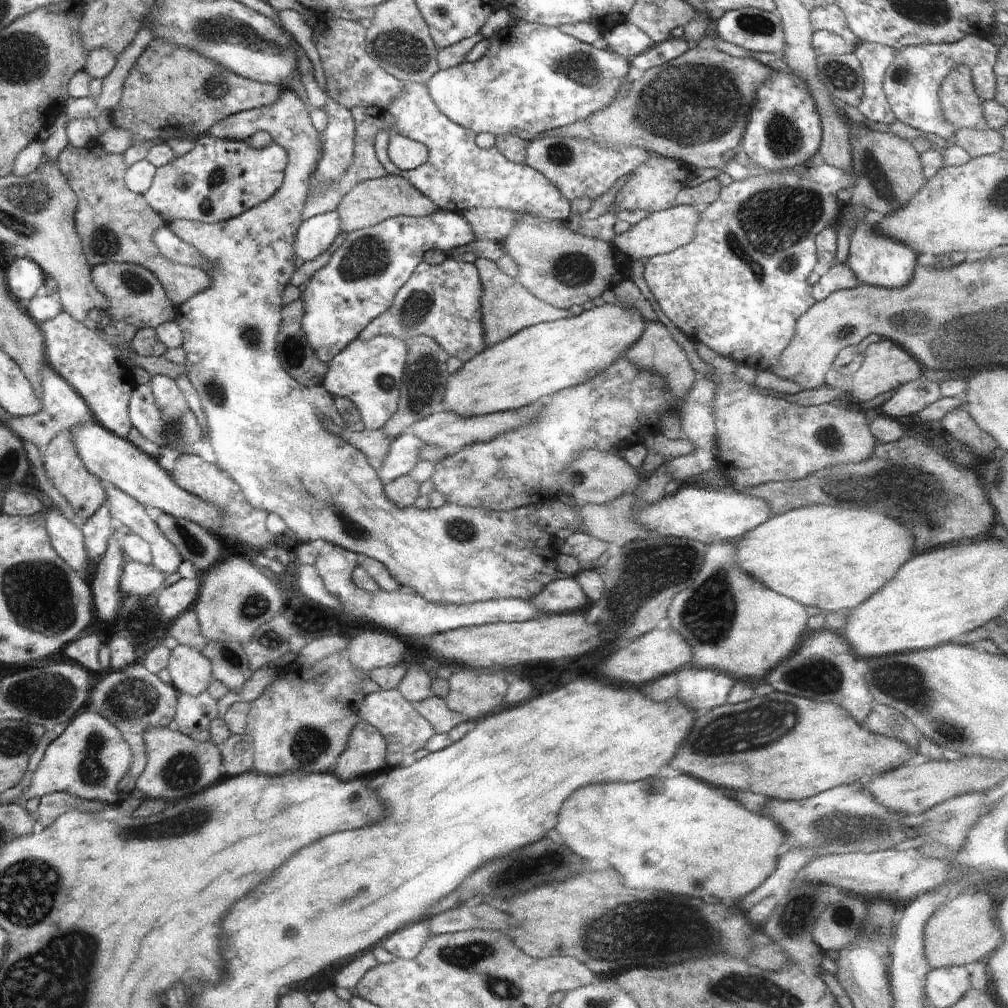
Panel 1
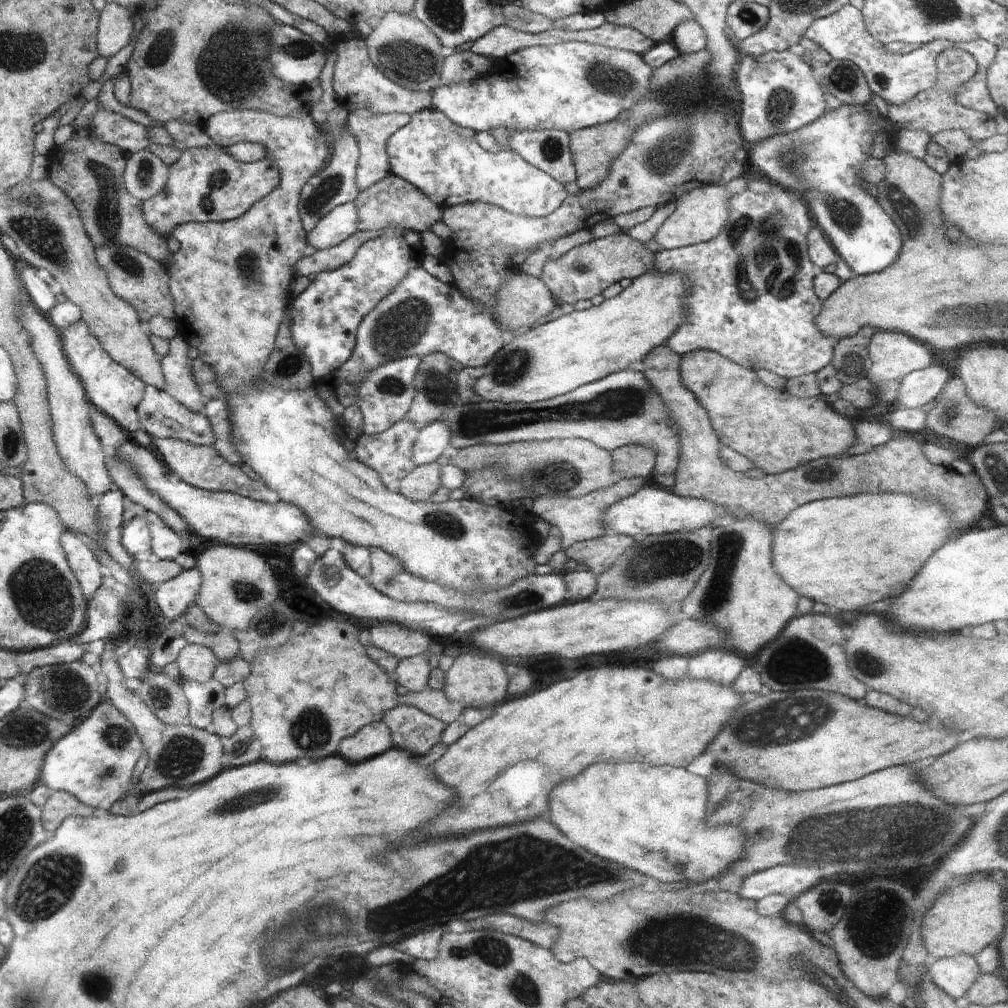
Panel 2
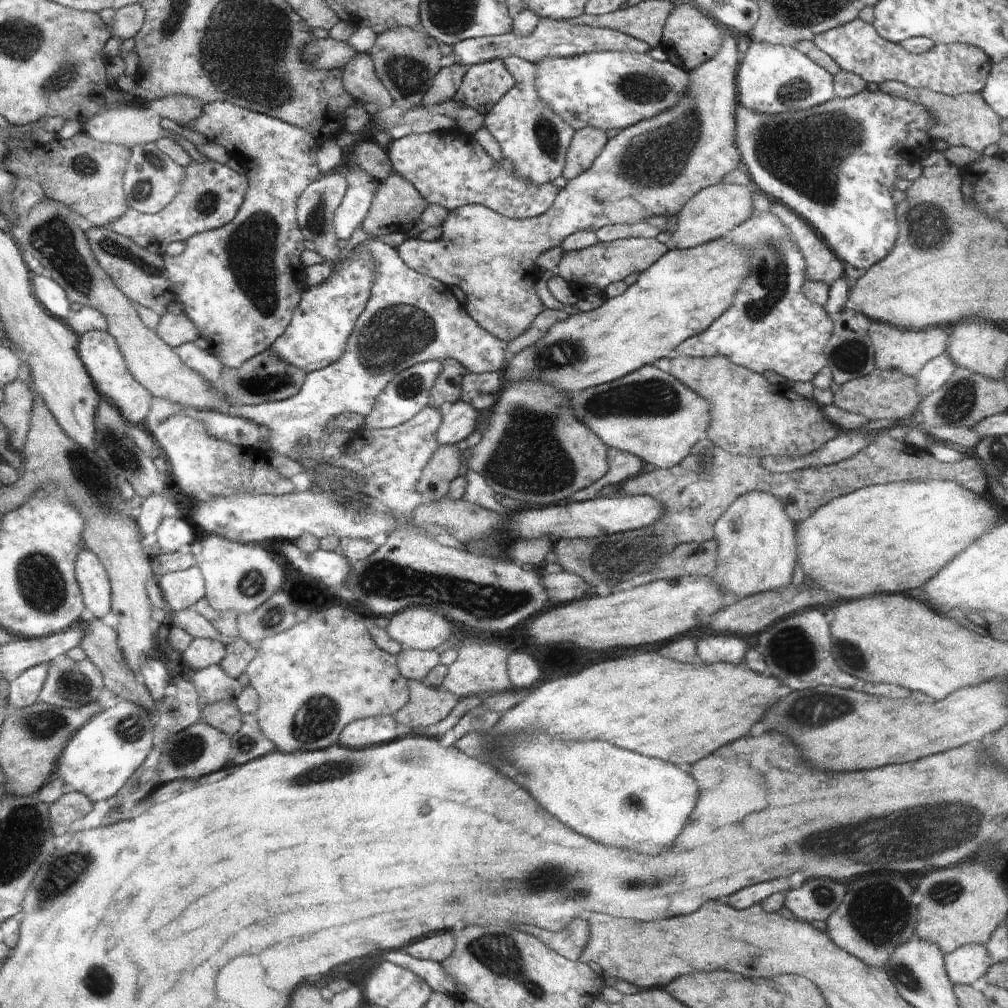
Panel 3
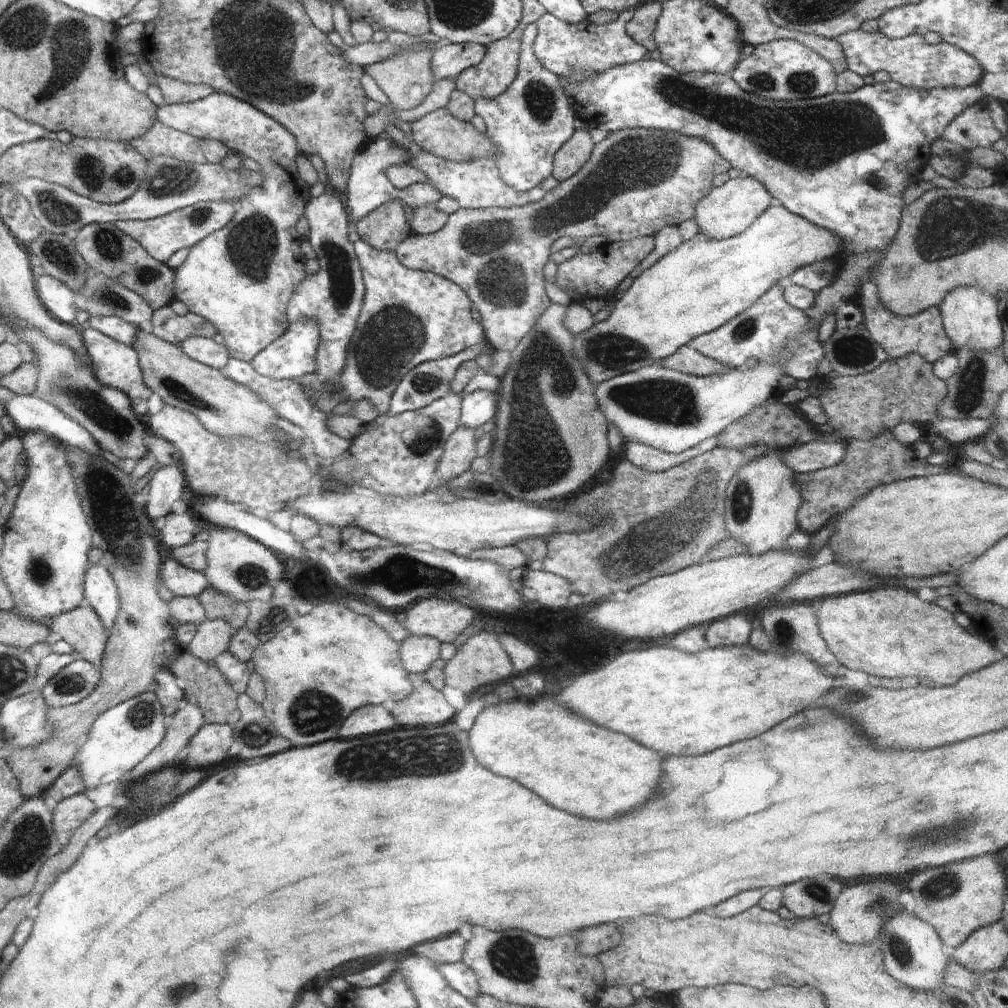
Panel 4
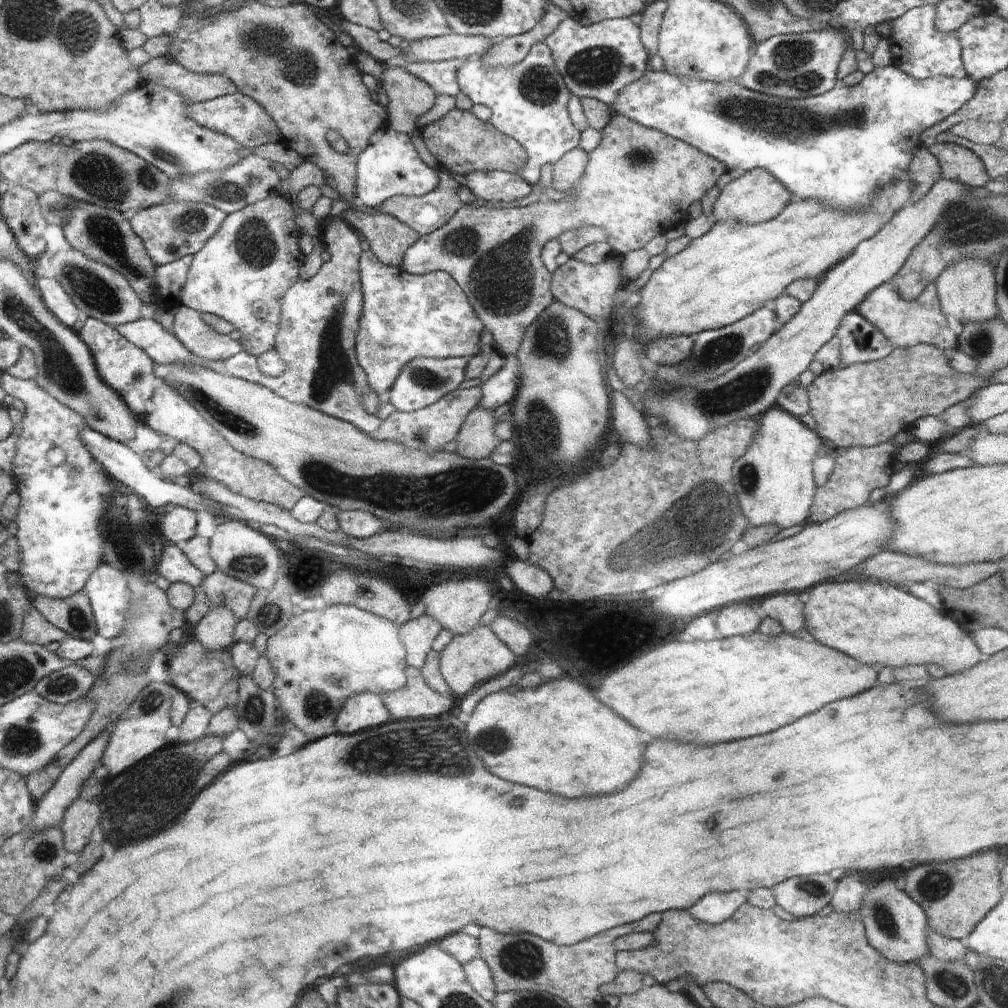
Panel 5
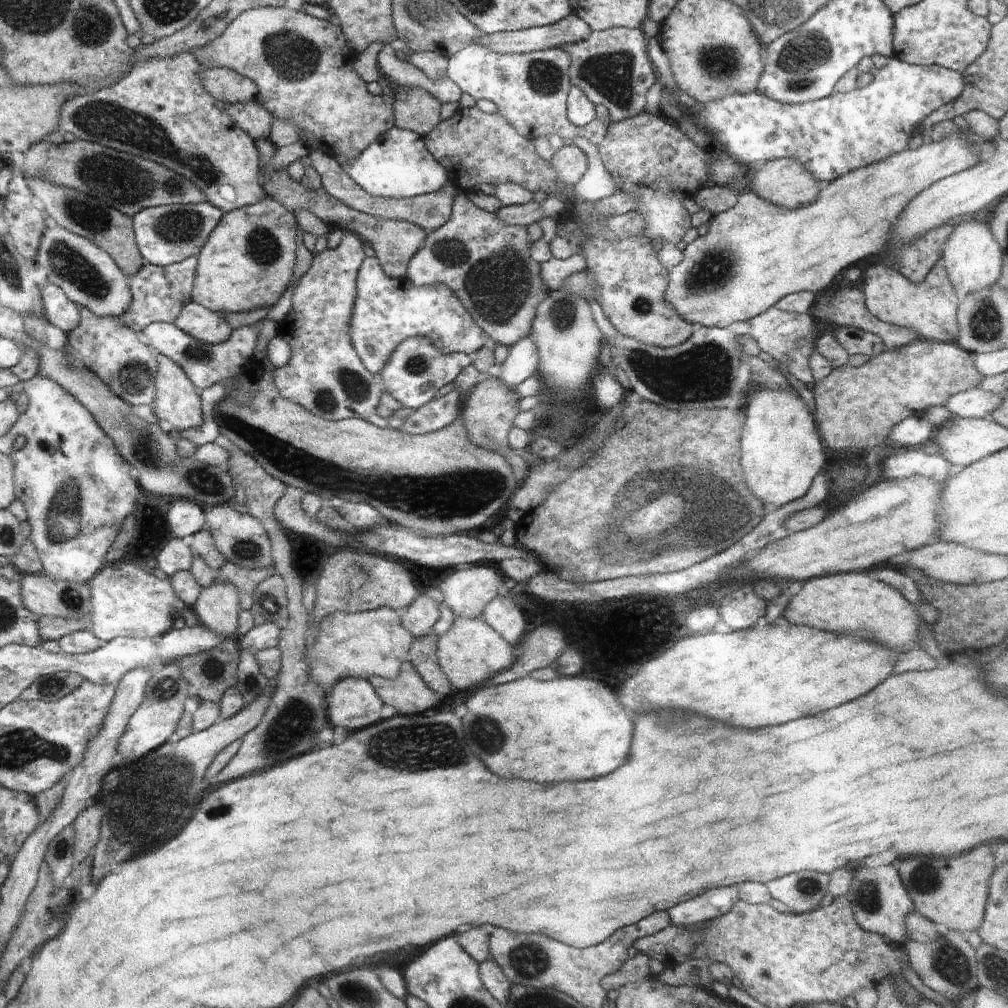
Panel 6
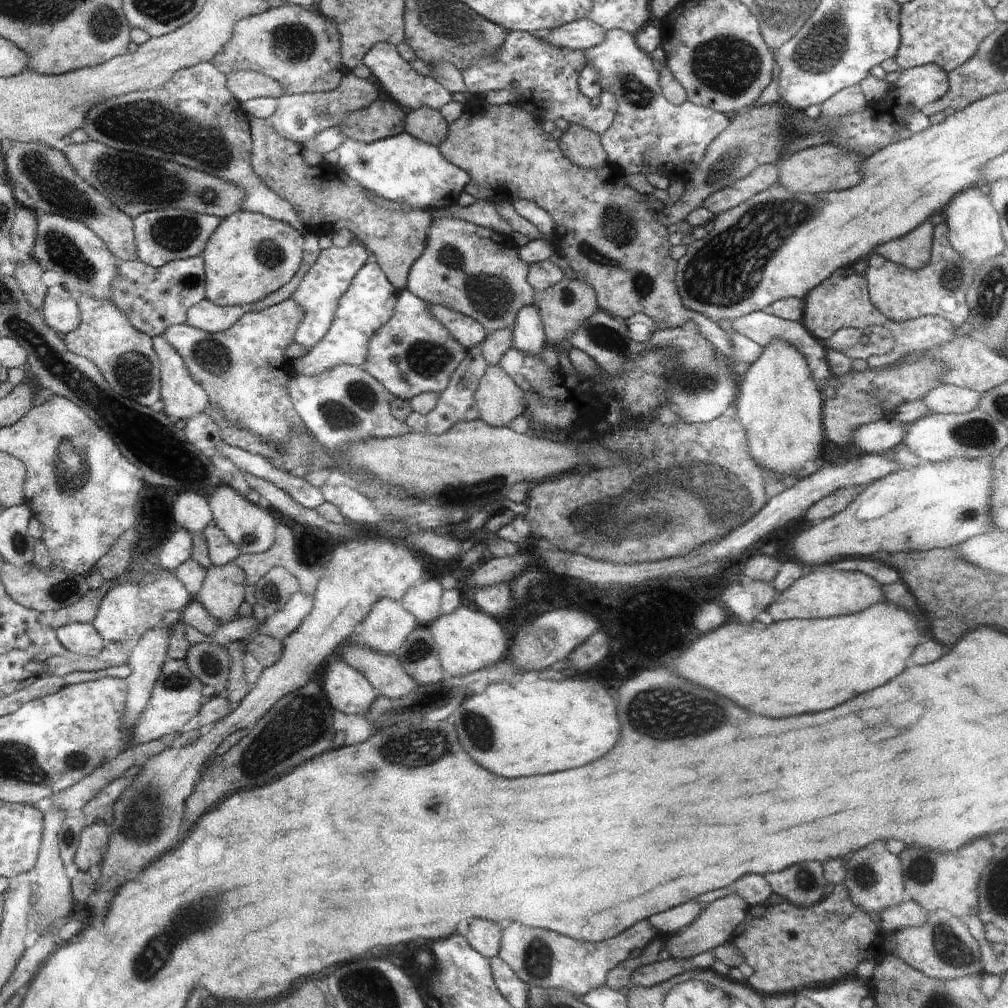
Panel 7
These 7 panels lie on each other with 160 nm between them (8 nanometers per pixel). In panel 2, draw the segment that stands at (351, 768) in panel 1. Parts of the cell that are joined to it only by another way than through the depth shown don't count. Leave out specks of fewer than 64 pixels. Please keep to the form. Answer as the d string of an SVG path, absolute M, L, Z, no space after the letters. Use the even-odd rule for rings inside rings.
M382 721L363 726L354 736L348 736L338 745L338 756L350 764L360 764L380 756L395 746L388 726Z

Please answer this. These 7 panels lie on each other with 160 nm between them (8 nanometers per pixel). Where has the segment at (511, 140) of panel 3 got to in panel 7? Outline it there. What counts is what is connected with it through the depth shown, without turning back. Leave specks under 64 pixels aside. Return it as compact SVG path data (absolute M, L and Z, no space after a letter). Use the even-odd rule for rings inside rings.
M508 31L502 48L490 56L482 56L470 68L462 70L464 86L474 95L483 92L508 90L512 82L518 84L519 100L513 102L516 108L522 108L538 122L542 119L566 119L571 124L580 124L592 134L602 135L616 116L618 104L614 96L601 90L601 104L597 108L590 105L590 100L578 92L578 74L585 68L584 51L568 48L556 48L528 32Z

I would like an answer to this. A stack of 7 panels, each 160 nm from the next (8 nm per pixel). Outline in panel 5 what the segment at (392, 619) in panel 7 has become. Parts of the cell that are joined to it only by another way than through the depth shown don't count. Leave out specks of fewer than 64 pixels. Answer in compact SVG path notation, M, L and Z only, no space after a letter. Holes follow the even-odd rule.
M332 606L314 612L302 612L294 616L290 624L267 640L264 656L275 670L272 690L277 700L278 720L286 719L294 728L310 734L309 738L320 739L328 734L336 734L336 714L342 702L358 692L388 692L404 686L406 676L406 650L398 638L398 626L390 620L374 616L370 612L358 610L356 606Z

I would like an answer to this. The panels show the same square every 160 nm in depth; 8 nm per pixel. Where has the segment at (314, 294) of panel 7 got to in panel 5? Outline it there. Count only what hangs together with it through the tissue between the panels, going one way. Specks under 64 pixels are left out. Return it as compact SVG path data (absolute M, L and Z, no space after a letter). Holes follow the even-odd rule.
M328 216L325 222L322 223L322 228L325 231L322 245L330 253L330 260L323 263L317 274L306 282L293 284L289 288L288 294L284 296L284 306L281 308L280 331L276 336L276 347L274 348L285 364L284 372L275 377L263 373L257 364L257 357L243 350L223 362L224 374L266 385L266 388L277 392L289 401L318 409L318 412L326 413L328 416L353 424L363 433L372 434L374 430L381 427L383 420L377 415L369 414L362 407L362 395L370 390L370 386L355 351L356 337L364 304L359 277L359 258L362 252L360 242L362 238L340 216L336 218Z

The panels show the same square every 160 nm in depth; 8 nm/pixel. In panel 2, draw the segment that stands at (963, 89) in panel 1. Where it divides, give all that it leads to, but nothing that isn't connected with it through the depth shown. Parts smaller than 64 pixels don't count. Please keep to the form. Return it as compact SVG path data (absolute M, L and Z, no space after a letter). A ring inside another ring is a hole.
M946 49L937 58L937 84L926 91L920 92L914 100L894 106L888 104L888 119L900 129L924 130L934 135L944 130L962 128L968 132L972 140L986 140L997 134L996 122L993 117L986 115L978 109L969 108L968 105L958 101L958 88L966 84L977 72L976 60L969 53L962 50Z

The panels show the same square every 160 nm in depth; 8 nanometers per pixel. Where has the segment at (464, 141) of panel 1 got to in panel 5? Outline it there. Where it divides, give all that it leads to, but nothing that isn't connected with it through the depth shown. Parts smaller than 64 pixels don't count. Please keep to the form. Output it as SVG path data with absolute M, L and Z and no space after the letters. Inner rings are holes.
M476 171L464 175L476 198L489 203L514 202L528 196L532 185L523 181L516 173L508 171Z

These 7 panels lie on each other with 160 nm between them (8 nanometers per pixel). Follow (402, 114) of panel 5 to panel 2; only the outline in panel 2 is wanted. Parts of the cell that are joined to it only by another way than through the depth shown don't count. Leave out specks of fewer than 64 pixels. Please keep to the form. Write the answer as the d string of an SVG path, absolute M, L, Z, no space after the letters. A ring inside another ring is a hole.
M386 12L382 20L372 28L365 38L367 54L374 67L396 84L408 90L418 90L430 93L440 85L444 56L442 44L438 38L414 16Z

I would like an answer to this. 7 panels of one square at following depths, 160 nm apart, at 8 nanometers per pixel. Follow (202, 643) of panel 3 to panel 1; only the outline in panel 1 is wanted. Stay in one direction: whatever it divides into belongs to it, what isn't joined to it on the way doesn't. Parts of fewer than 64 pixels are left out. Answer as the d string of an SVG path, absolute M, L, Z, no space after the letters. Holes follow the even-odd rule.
M177 645L172 649L166 669L172 678L171 684L174 684L174 688L178 688L178 692L182 694L201 695L214 682L212 662L198 649L190 648L190 646Z

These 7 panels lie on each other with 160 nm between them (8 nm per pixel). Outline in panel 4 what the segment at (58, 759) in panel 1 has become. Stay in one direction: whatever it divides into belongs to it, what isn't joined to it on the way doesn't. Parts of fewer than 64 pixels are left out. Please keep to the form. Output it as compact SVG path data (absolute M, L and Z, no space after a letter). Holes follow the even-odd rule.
M153 691L136 695L103 712L90 728L79 752L80 763L76 766L82 773L85 790L117 782L122 775L128 774L161 744L166 731L162 706Z

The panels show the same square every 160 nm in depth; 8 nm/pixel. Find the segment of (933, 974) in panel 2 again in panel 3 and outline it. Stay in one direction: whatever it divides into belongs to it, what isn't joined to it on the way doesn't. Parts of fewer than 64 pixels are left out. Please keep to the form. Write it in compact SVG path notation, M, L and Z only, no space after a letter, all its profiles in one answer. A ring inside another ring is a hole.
M970 943L945 954L945 967L954 985L978 985L994 962L985 945Z

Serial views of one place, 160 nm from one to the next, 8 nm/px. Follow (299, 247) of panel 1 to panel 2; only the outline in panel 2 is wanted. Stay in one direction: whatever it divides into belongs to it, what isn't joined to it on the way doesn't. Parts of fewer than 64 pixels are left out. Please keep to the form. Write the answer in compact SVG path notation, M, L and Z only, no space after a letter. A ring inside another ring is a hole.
M354 201L339 205L310 230L308 244L317 251L332 248L359 231L357 225L358 212Z

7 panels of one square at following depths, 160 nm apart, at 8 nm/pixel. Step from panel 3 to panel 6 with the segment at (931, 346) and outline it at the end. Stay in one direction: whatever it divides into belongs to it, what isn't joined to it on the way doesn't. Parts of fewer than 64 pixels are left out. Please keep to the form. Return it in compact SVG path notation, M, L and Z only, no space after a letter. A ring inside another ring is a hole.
M941 258L920 283L911 283L896 269L881 263L870 265L863 270L860 285L865 296L865 305L872 316L896 327L910 327L924 340L955 342L959 331L957 306L960 298L948 279Z

